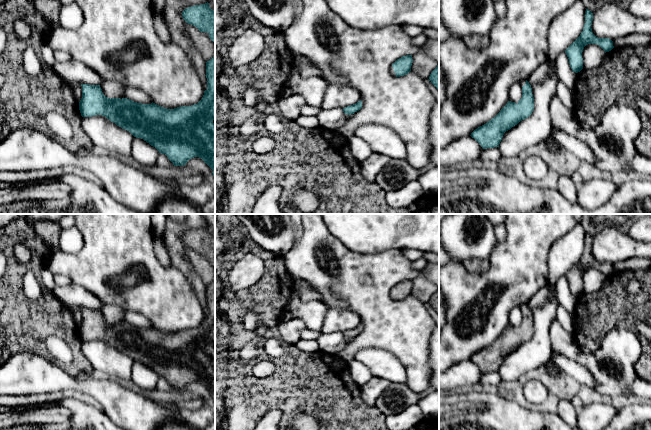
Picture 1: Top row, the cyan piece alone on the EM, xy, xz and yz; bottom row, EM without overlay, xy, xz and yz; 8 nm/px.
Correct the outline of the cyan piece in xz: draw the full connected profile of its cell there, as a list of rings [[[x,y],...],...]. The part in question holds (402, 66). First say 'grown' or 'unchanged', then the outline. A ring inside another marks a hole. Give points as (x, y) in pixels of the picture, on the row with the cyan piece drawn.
unchanged; [[[412,55],[402,56],[397,59],[392,64],[396,77],[407,75],[411,71],[412,62]]]

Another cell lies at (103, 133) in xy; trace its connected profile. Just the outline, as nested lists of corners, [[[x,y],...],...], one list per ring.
[[[105,116],[82,117],[81,126],[94,147],[118,155],[131,156],[131,146],[135,137]]]

